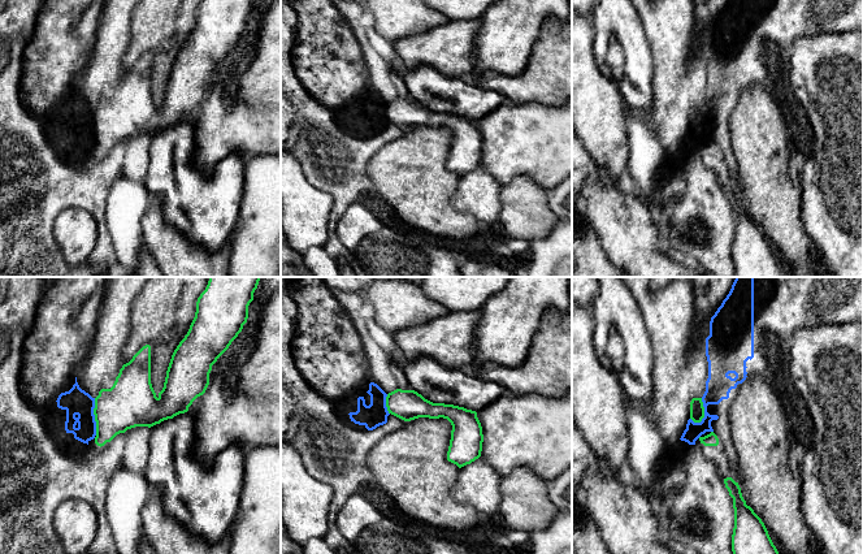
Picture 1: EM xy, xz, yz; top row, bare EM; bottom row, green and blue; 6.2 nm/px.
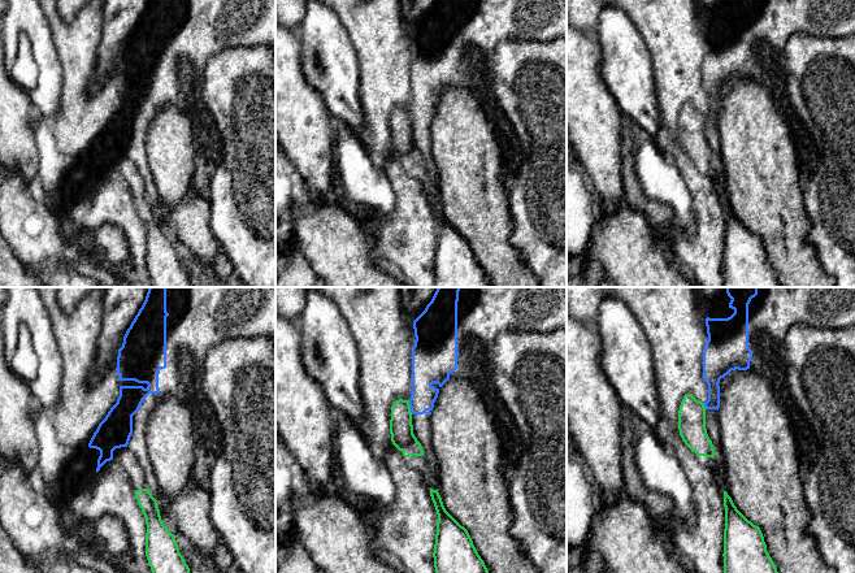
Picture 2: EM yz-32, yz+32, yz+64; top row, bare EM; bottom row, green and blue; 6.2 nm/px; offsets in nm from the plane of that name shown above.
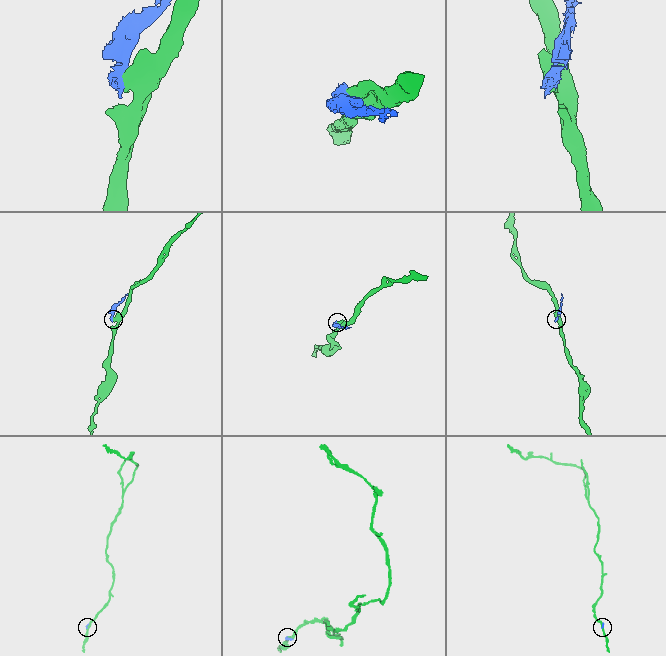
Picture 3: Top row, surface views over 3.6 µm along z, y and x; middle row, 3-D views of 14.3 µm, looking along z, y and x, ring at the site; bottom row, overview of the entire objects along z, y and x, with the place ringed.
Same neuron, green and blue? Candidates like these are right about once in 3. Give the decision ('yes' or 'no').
no

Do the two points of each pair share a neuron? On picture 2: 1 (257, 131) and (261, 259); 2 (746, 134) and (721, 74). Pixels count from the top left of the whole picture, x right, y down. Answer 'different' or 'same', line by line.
1: same
2: different

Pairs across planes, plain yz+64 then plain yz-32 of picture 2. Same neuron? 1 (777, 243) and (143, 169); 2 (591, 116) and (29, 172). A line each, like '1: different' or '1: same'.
1: different
2: same

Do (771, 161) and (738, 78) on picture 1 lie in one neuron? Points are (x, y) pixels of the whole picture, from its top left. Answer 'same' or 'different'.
different

